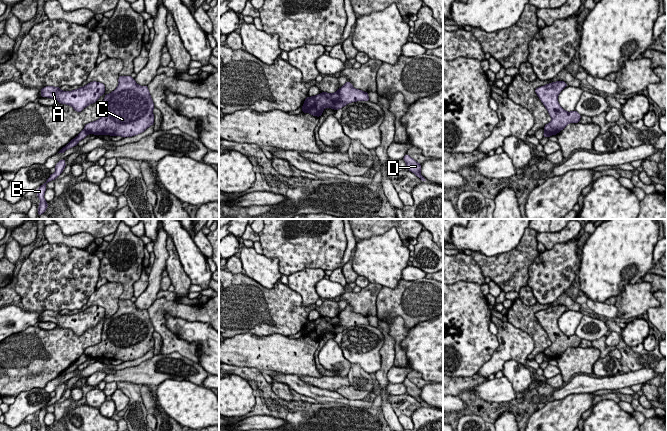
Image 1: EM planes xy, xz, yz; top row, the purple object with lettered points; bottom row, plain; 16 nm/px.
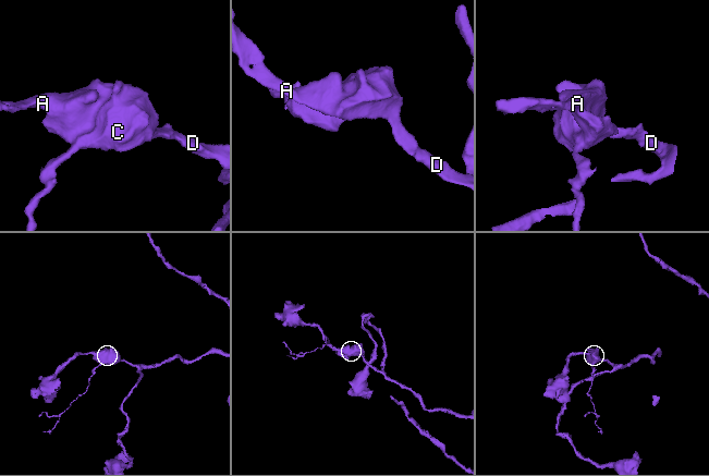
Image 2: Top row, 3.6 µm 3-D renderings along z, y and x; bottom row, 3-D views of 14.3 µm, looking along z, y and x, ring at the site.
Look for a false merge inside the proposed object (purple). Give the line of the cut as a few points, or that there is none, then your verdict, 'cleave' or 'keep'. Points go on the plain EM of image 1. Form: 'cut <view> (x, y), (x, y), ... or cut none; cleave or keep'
cut xy (84, 353), (88, 357); cleave

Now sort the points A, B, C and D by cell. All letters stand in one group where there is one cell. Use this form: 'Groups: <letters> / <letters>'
Groups: A C D / B

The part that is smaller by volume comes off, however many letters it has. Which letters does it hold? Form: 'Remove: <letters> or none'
Remove: B

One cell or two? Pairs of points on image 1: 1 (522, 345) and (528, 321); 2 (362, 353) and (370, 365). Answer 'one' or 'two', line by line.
1: two
2: one

